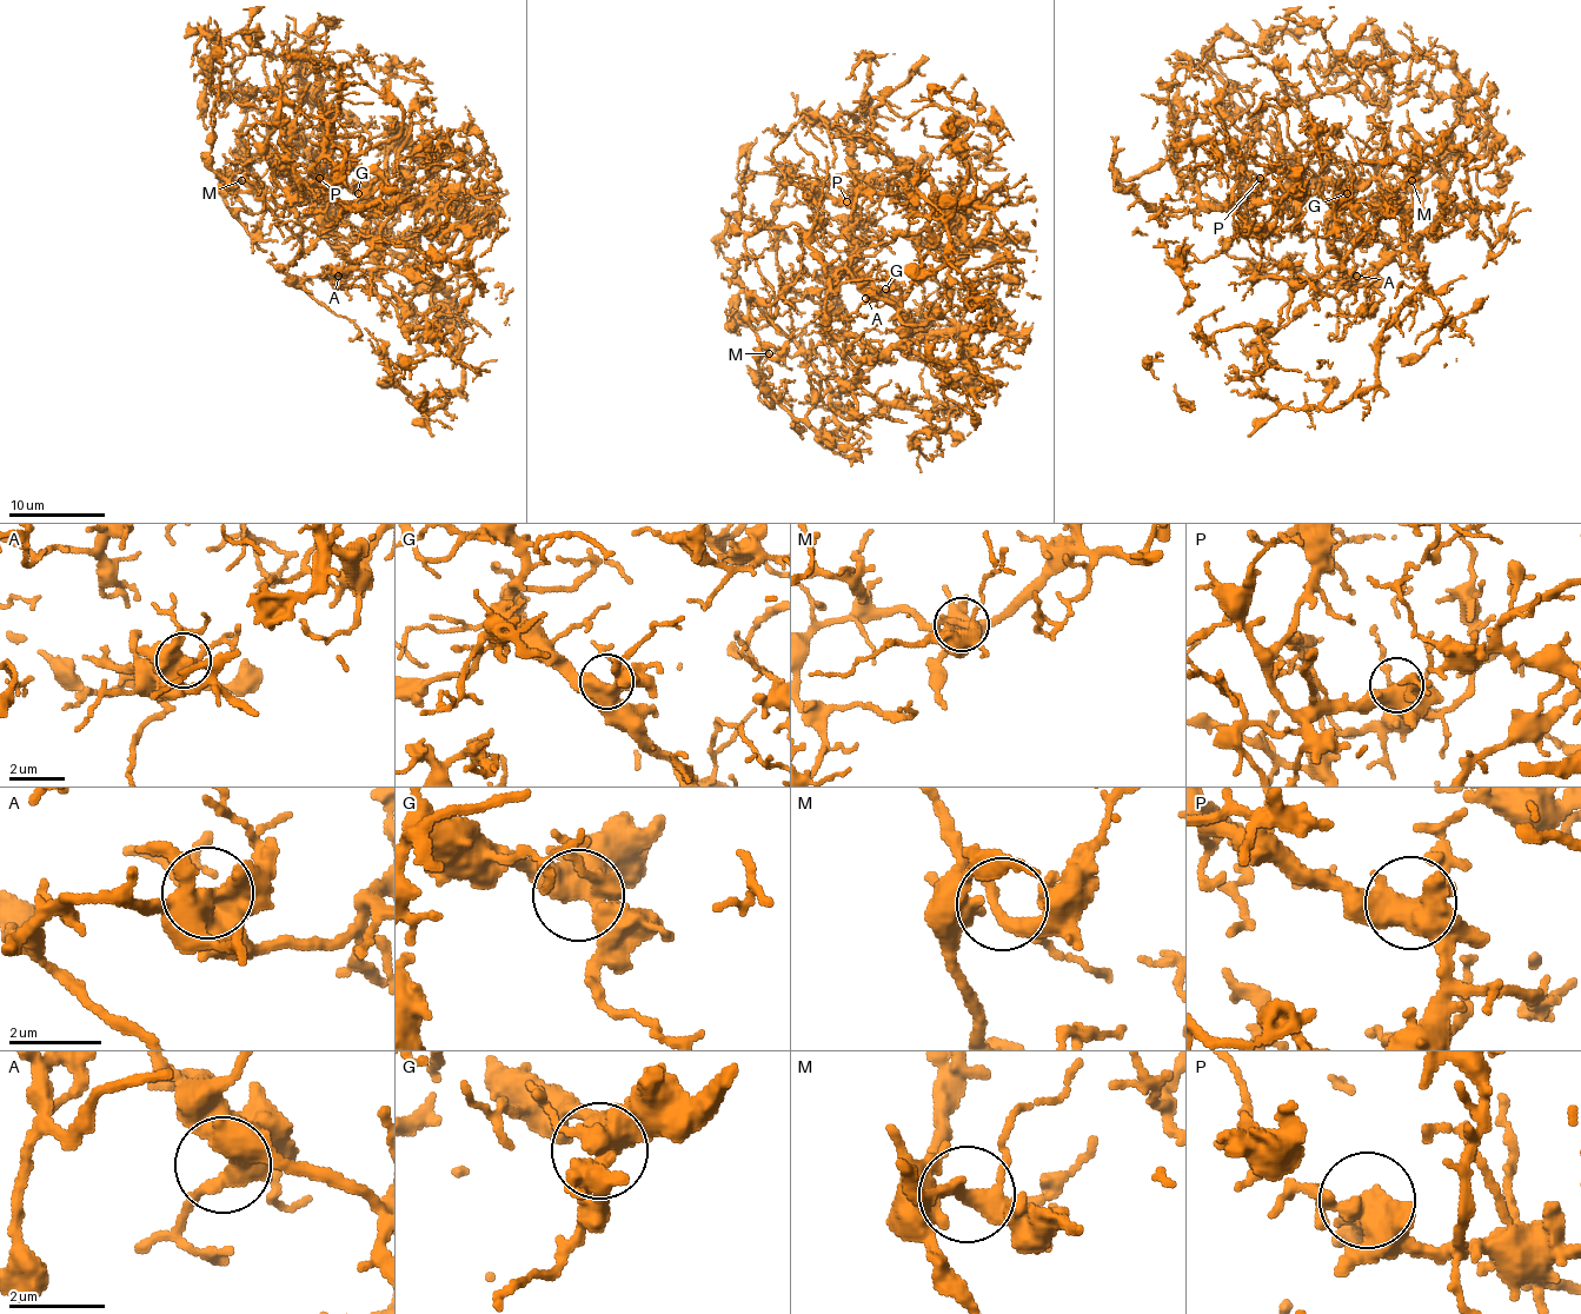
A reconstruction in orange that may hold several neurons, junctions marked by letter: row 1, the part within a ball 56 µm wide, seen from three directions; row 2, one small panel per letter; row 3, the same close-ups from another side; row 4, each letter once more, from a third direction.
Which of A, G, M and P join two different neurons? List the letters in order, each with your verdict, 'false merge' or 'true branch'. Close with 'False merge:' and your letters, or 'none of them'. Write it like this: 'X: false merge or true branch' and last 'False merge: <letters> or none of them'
A: true branch
G: true branch
M: true branch
P: true branch
False merge: none of them

